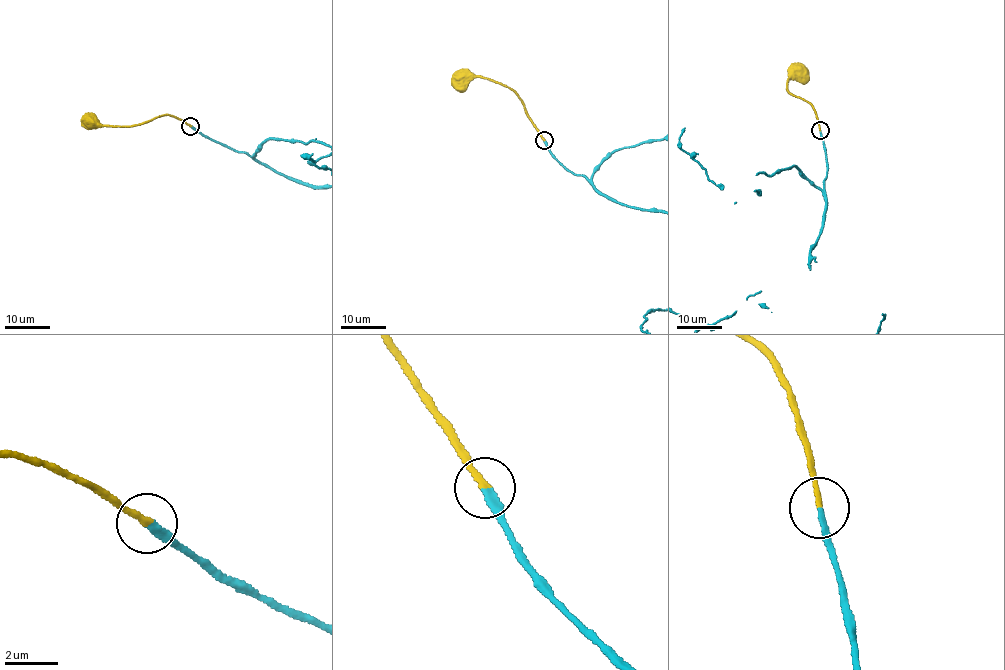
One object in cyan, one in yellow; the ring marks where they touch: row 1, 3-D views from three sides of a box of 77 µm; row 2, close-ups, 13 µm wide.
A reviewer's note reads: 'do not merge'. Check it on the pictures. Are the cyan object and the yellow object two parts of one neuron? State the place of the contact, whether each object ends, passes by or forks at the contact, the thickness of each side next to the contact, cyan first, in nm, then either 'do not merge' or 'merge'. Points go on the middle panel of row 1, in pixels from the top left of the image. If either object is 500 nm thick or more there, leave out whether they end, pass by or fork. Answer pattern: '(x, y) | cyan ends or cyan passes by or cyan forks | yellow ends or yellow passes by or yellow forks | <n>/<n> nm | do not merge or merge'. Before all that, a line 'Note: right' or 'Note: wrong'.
Note: wrong
(544, 140) | cyan ends | yellow ends | 280/240 nm | merge

